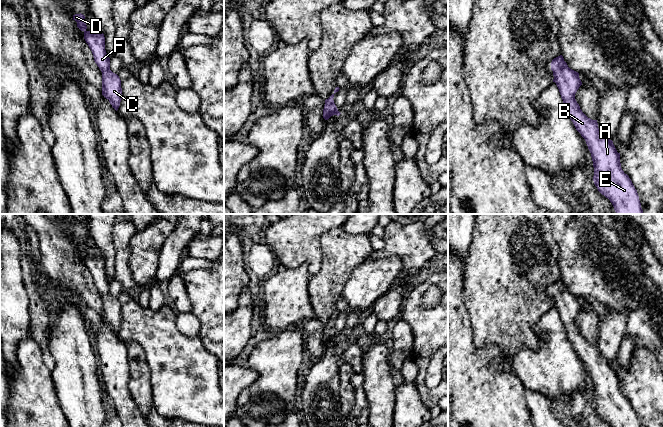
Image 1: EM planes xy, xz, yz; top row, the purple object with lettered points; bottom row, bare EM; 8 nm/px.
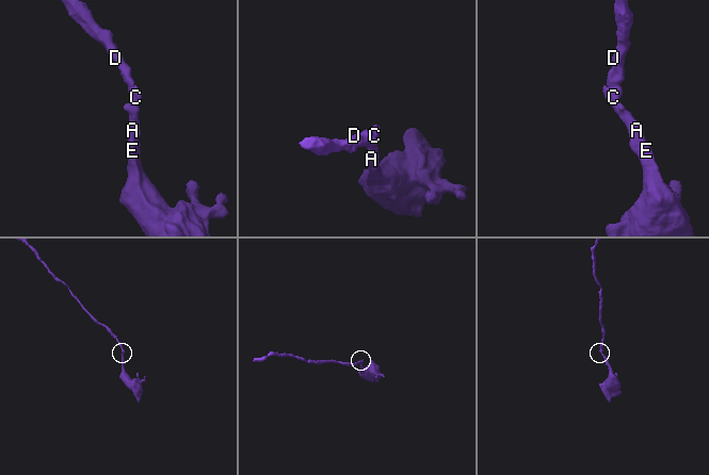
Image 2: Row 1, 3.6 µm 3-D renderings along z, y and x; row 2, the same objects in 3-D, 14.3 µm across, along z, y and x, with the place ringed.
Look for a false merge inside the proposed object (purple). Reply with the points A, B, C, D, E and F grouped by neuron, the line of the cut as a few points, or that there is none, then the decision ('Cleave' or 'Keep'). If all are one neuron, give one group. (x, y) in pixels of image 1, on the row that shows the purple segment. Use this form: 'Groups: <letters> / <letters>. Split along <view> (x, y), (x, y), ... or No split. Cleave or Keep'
Groups: A B C D E F. No split. Keep

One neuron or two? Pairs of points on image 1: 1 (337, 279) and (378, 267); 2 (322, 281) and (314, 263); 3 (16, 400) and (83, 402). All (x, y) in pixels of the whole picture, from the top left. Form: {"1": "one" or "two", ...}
{"1": "two", "2": "two", "3": "two"}

